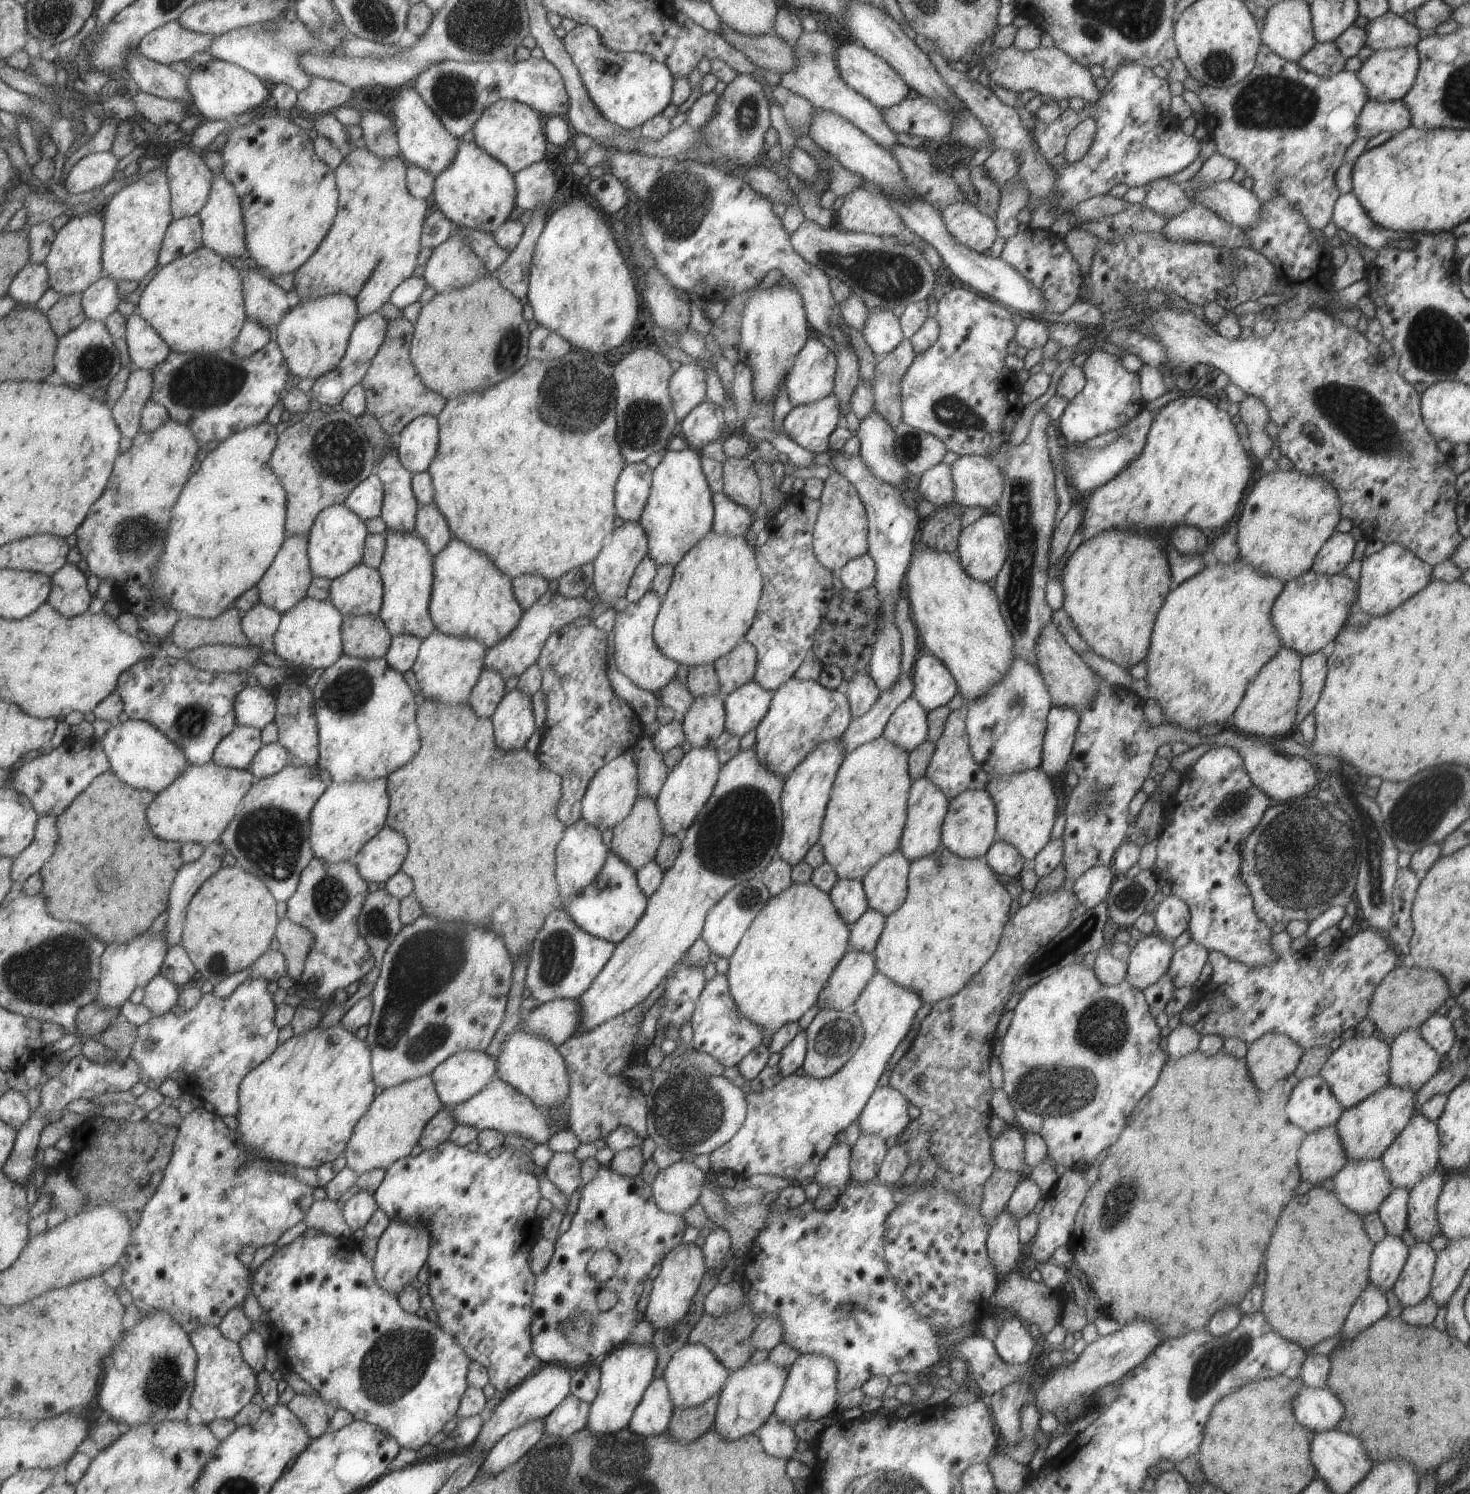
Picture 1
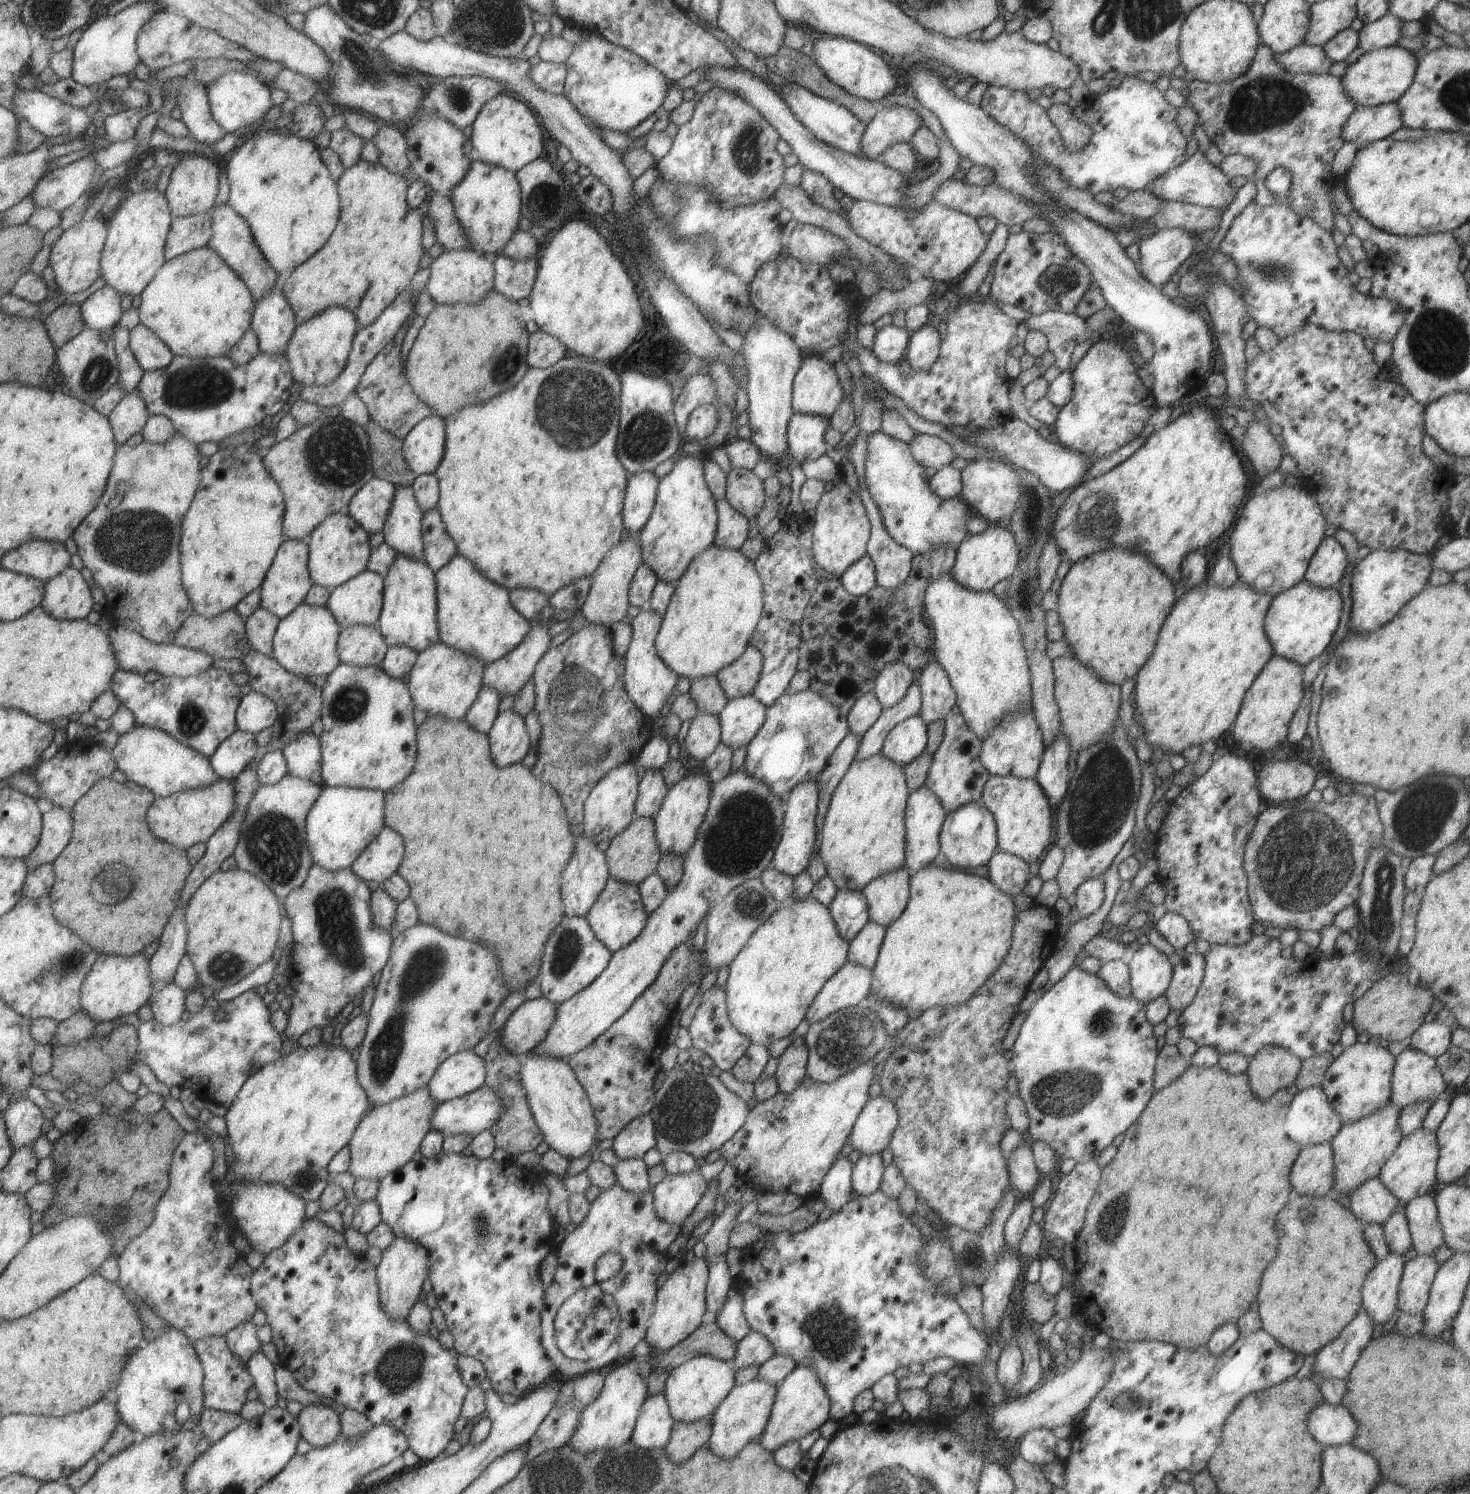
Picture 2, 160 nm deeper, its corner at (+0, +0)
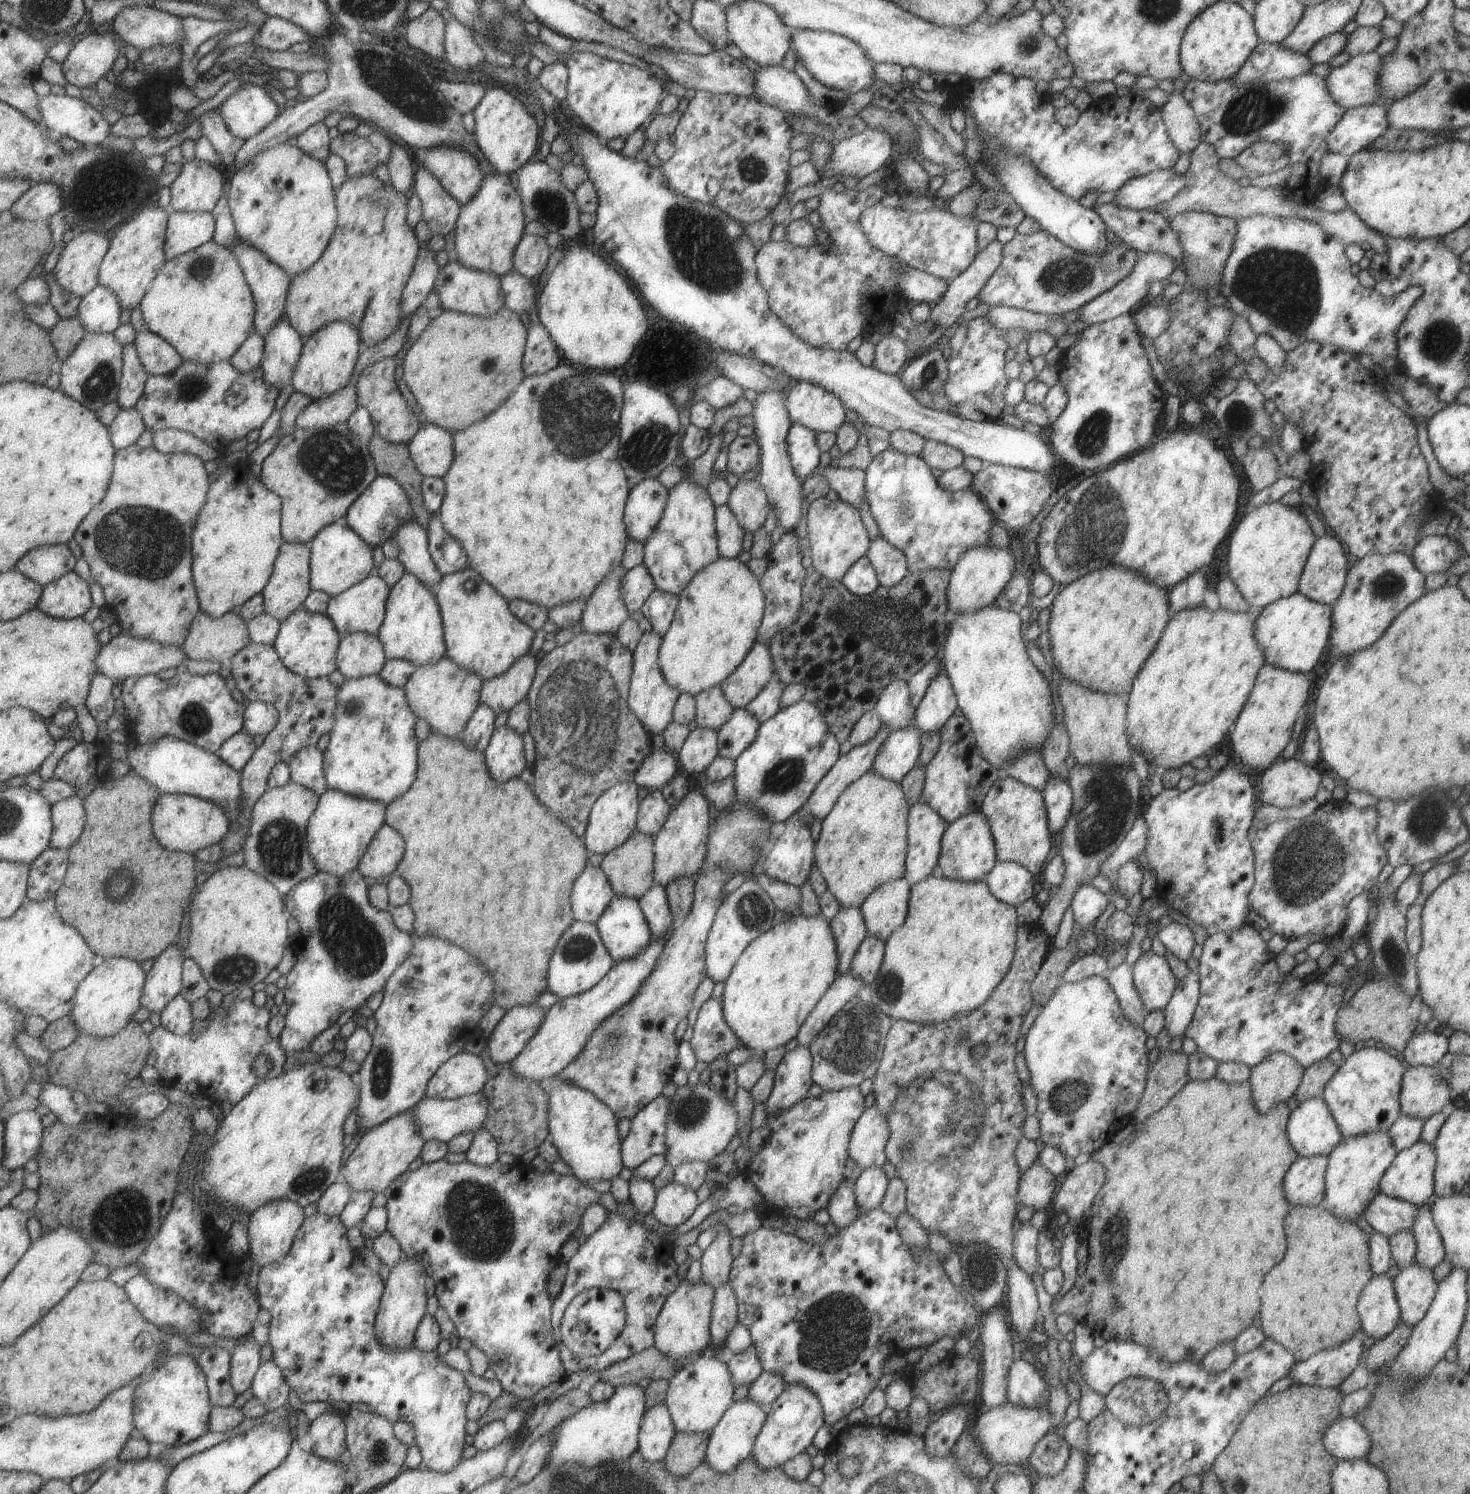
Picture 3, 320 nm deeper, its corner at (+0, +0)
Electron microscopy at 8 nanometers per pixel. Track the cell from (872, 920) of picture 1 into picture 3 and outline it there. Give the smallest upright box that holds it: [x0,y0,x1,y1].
[849,937,884,985]

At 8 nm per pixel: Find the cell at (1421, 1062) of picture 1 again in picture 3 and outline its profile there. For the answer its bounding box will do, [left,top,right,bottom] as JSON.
[1398,1065,1450,1121]

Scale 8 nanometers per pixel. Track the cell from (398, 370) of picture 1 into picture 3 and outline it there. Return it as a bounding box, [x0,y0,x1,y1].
[356,357,419,445]

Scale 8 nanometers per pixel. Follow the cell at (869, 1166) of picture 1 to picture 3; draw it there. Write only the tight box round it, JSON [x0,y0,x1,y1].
[853,1166,888,1211]

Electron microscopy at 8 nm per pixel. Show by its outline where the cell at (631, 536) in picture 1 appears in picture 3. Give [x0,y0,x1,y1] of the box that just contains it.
[580,565,628,635]

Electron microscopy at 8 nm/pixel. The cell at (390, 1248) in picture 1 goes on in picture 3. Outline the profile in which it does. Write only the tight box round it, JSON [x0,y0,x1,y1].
[374,1257,425,1349]

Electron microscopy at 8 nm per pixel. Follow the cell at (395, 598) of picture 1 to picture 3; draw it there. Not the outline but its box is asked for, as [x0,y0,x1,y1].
[377,572,446,667]

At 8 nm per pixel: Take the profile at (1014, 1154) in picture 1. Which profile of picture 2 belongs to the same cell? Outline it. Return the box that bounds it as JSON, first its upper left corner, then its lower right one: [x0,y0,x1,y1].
[1005,1142,1043,1198]

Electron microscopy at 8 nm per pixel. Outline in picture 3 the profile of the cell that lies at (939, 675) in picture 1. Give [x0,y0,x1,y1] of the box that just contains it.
[914,670,957,732]

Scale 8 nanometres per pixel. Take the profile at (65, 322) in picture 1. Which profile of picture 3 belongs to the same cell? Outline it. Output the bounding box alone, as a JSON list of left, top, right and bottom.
[50,317,89,362]

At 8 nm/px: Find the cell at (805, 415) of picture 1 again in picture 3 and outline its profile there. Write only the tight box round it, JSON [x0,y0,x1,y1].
[785,423,820,480]

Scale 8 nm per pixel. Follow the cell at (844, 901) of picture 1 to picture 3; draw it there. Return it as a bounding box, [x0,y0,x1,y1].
[828,907,867,975]

